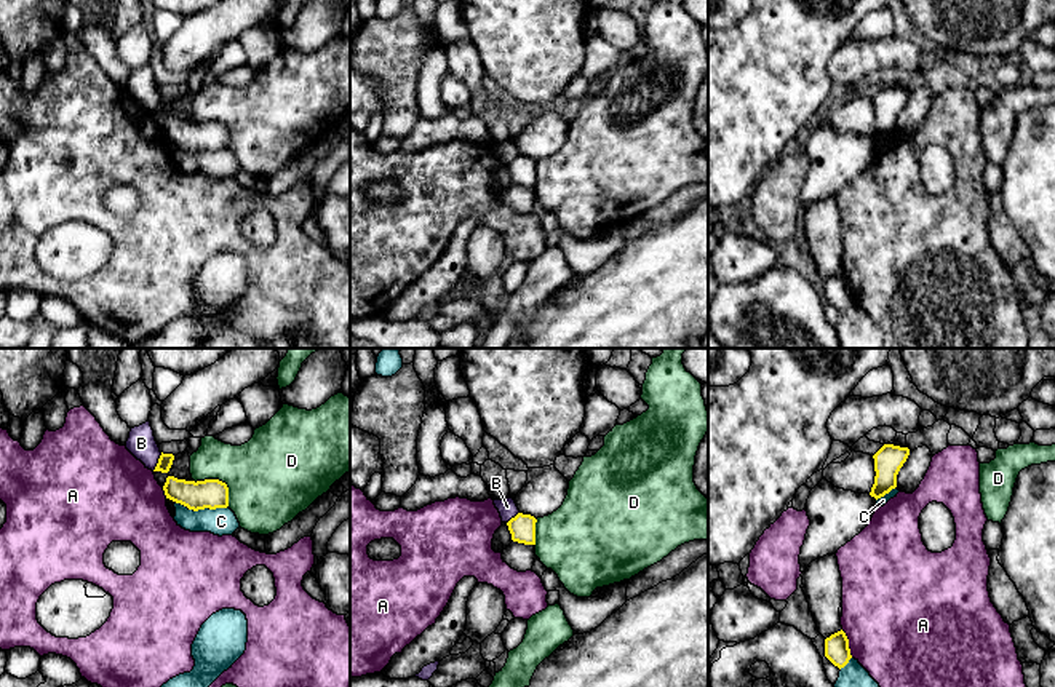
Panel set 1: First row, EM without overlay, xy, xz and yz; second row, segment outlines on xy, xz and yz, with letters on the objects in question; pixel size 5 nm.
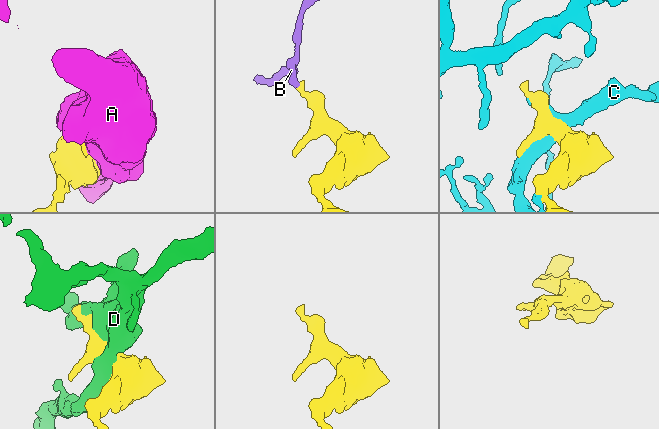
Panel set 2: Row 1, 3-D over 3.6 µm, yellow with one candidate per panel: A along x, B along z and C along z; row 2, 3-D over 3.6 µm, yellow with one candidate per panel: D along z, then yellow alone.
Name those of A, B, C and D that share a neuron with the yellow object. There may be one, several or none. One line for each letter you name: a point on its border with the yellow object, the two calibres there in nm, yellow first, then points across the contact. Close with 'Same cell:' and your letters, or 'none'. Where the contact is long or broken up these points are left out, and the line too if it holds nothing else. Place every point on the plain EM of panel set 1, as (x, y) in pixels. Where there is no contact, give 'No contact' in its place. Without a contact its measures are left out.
Same cell: none

